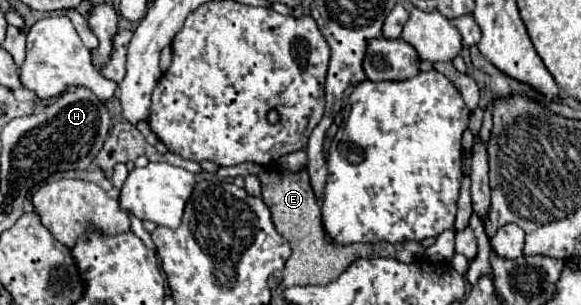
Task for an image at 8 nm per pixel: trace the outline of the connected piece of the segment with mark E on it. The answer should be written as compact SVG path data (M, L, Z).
M272 166L272 168L260 168L258 178L262 182L262 200L272 212L272 220L276 230L290 242L292 256L286 262L284 268L284 286L306 286L306 284L328 284L336 280L356 258L398 258L404 262L414 262L424 256L424 246L420 242L404 242L404 244L390 244L390 242L376 242L376 244L332 244L322 228L322 212L320 202L314 194L314 188L310 184L308 168L304 166L298 172L290 172L286 168Z

